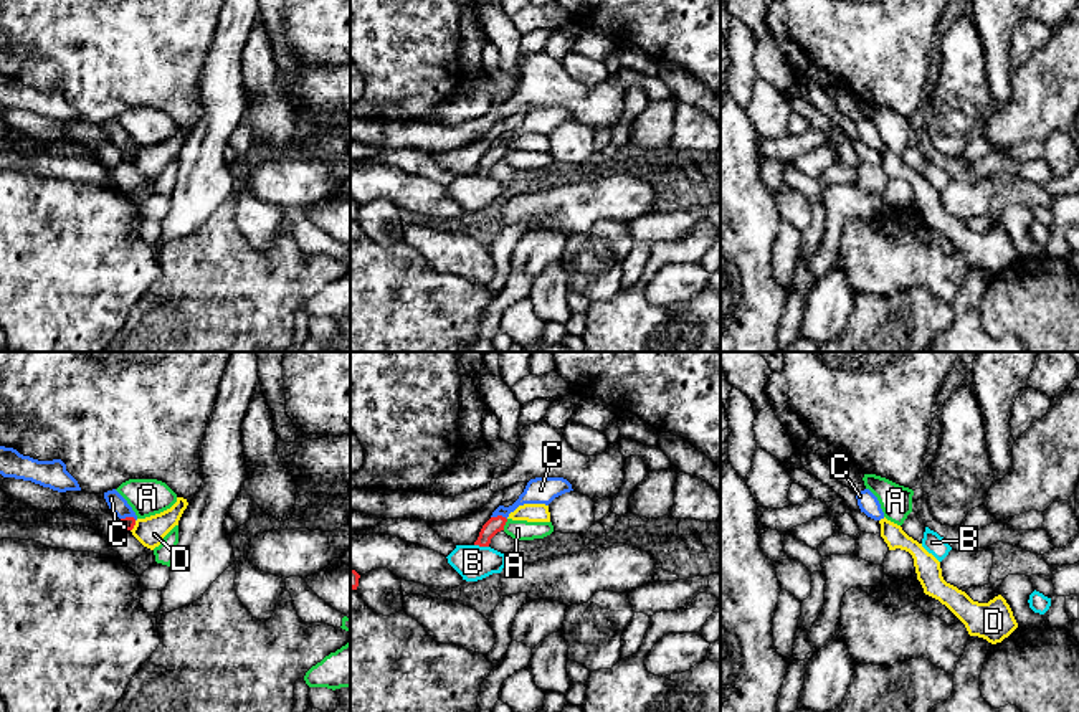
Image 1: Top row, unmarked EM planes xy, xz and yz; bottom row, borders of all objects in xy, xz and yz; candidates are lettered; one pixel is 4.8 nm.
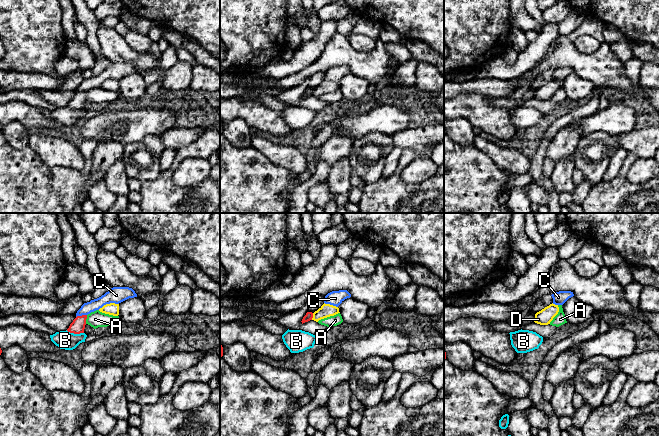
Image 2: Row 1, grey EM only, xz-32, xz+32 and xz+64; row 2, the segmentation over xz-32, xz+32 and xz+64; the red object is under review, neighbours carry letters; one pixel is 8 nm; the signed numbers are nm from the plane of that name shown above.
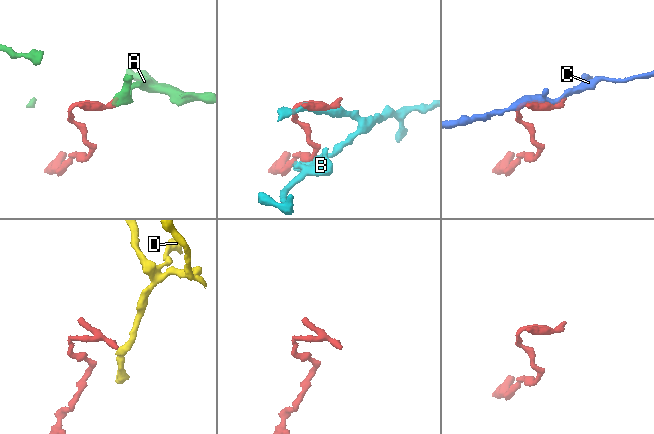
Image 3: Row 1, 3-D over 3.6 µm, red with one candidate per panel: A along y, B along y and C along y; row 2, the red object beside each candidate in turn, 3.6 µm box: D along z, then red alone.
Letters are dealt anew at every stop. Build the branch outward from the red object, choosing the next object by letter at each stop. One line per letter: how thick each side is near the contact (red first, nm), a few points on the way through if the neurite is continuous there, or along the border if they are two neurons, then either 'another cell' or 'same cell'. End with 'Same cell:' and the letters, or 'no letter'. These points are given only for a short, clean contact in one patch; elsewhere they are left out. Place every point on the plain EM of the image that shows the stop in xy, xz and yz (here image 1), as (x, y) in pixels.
A: calibres 80 and 100 nm; border xz (508, 149), (503, 159); another cell
B: calibres 80 and 170 nm; another cell
C: calibres 80 and 130 nm; another cell
D: calibres 60 and 140 nm; border xy (136, 151), (131, 161); another cell
Same cell: no letter

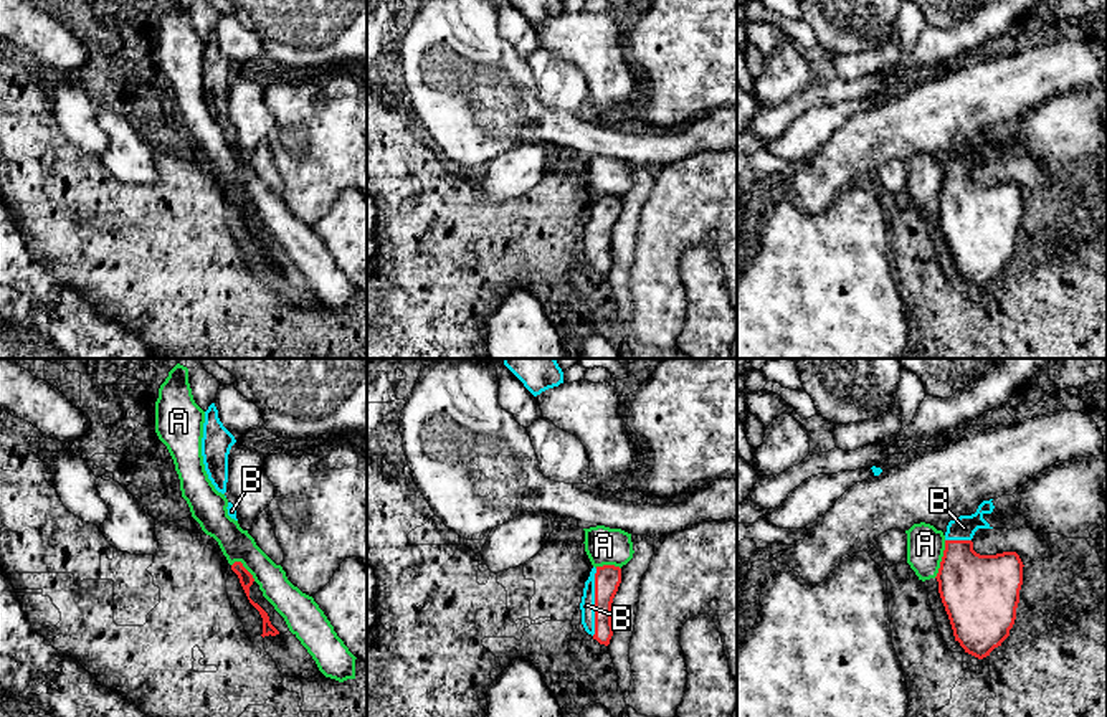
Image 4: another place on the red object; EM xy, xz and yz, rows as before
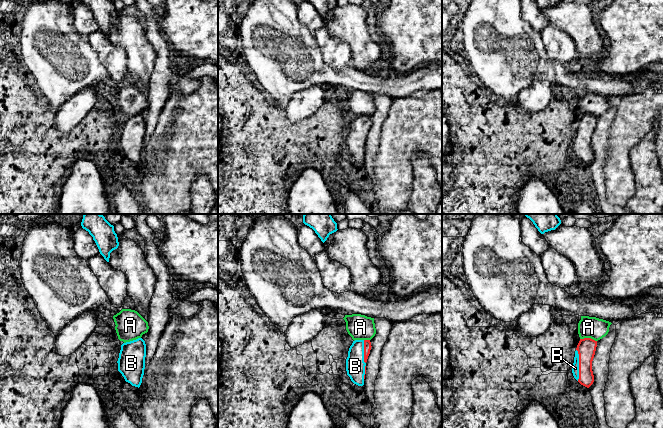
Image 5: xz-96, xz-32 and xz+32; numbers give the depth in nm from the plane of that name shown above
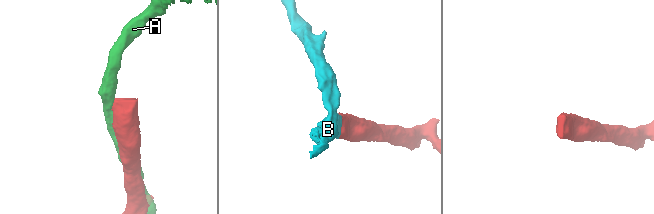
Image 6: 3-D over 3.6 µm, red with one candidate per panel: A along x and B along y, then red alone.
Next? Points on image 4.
A: calibres 380 and 180 nm; another cell
B: calibres 130 and 70 nm; way xz (608, 207), (602, 213), (595, 232), (587, 235); same cell
Same cell: B

